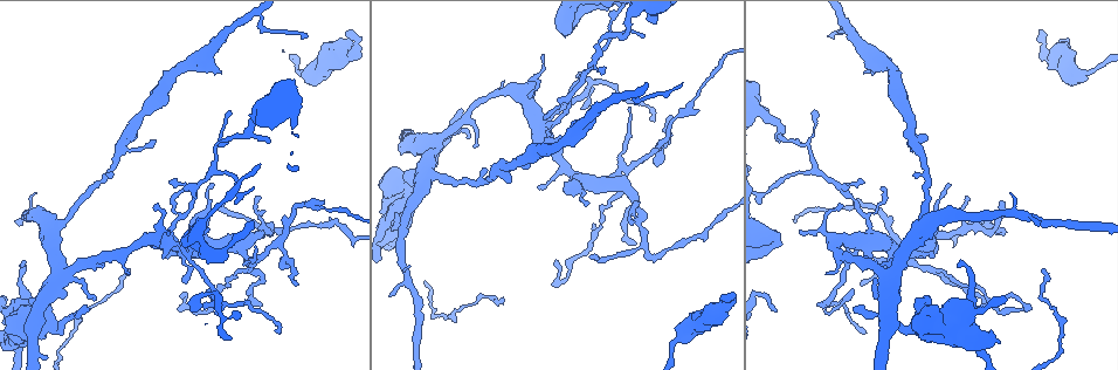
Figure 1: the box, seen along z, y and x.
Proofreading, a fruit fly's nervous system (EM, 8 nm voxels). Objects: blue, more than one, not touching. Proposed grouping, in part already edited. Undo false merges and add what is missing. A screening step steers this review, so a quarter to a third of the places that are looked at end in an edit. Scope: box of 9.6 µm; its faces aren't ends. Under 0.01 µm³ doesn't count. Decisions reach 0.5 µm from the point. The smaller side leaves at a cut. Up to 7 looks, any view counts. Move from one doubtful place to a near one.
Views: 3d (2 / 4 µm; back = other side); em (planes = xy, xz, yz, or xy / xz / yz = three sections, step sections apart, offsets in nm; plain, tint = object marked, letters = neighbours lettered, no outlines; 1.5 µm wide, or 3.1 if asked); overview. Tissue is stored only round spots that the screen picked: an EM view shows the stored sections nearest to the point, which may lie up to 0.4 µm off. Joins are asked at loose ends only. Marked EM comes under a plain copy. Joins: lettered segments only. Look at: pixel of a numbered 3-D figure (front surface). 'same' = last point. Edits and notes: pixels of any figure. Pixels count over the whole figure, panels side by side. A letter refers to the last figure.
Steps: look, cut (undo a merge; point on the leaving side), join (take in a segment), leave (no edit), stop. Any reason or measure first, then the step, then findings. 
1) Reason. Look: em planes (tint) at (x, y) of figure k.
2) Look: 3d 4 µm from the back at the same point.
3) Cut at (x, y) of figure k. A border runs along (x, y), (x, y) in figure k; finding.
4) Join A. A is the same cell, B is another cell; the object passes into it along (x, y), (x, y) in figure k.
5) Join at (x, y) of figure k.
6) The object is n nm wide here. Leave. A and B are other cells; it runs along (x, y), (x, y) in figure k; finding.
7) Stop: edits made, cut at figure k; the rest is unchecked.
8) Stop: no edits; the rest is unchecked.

An open end. Look: 3d 2 µm from the back at (854, 312) of figure 1.

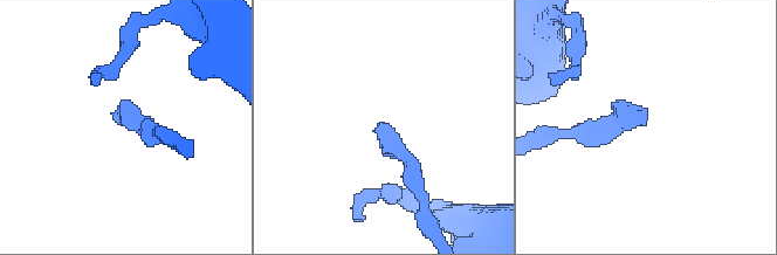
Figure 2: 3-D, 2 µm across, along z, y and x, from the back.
Look: em planes (letters) at (646, 124) of figure 2.

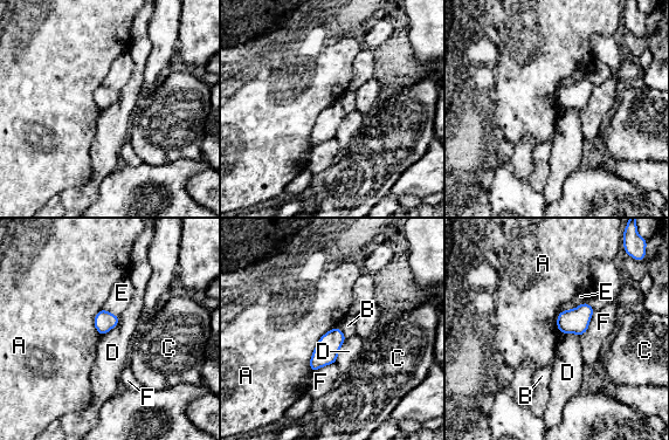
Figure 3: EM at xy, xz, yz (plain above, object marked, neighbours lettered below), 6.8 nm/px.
Leave. A, B, C, D, E and F are other cells; none of them fits.

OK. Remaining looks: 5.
Thin end. Look: 3d 4 µm at (671, 116) of figure 1.

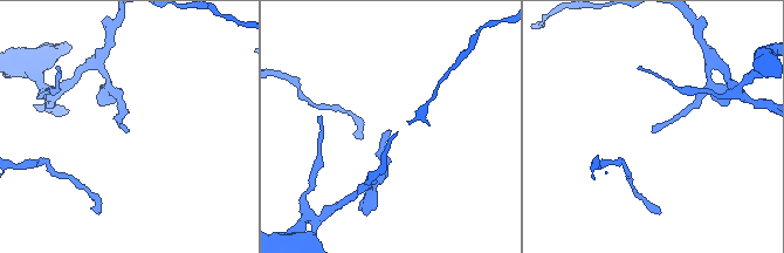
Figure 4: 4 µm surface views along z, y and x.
Look: em xy step 8 (letters) at (654, 132) of figure 4.

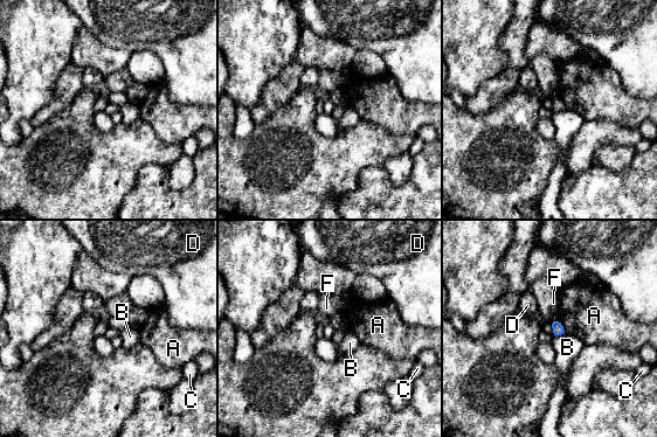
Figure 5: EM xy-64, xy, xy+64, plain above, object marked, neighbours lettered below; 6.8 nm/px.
The object is 80 nm wide here. Leave. A, B, C, D and F are other cells; a border runs along (565, 332), (553, 337) in figure 5; no lettered segment goes on from it.

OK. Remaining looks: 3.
Calibre changes. Look: 3d 4 µm at (979, 344) of figure 1.

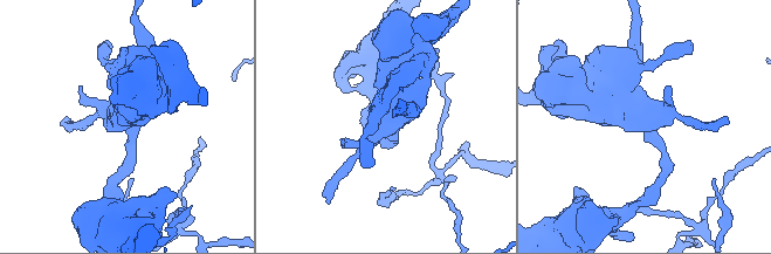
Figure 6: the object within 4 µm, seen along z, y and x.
Look: em planes (letters) at (393, 122) of figure 6.

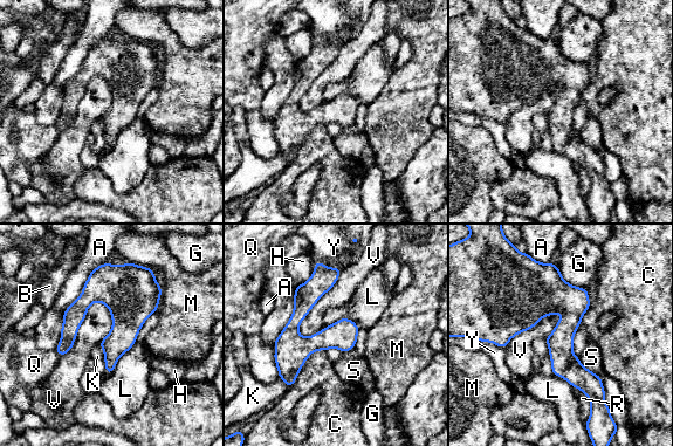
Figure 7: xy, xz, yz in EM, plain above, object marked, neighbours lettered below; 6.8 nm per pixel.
The object is 160 nm wide here. Leave. A, B, C, G, H, K, L, M, Q, R, S, V and Y are other cells; all the same neuron.

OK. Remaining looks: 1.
Stop: no edits; the rest is unchecked.

